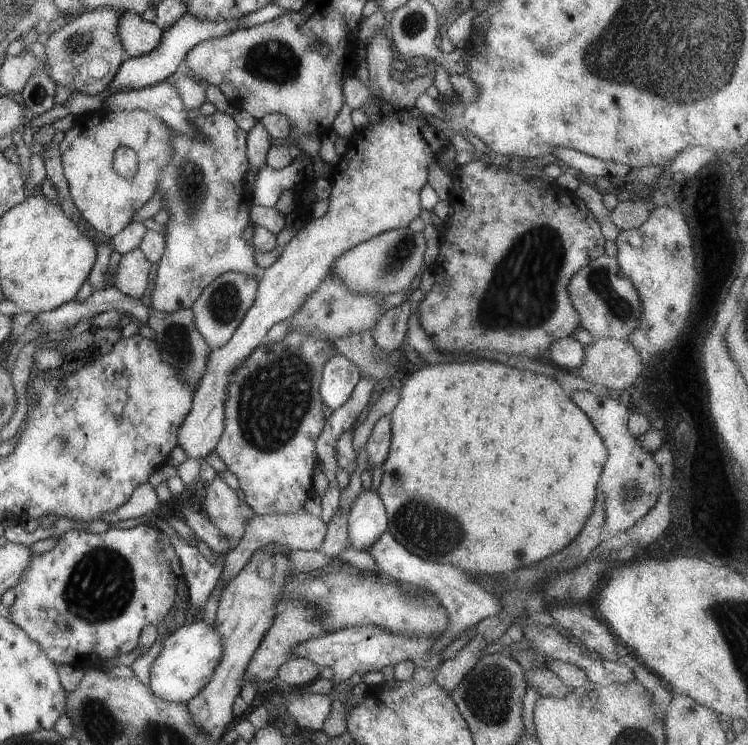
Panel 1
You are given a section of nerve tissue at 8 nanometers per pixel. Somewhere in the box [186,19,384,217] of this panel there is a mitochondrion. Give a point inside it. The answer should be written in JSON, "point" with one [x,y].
{"point":[271,60]}

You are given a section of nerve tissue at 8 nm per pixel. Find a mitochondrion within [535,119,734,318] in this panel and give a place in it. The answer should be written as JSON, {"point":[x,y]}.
{"point":[675,252]}

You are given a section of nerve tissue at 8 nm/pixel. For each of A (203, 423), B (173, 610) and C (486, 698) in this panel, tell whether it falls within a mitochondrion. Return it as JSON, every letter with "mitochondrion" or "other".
{"A":"other","B":"other","C":"mitochondrion"}

